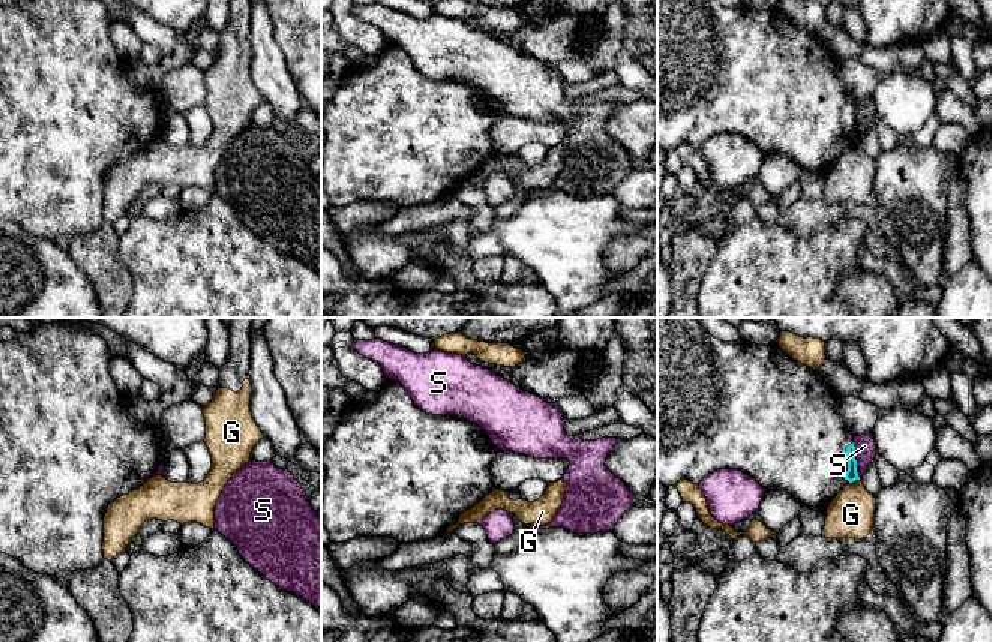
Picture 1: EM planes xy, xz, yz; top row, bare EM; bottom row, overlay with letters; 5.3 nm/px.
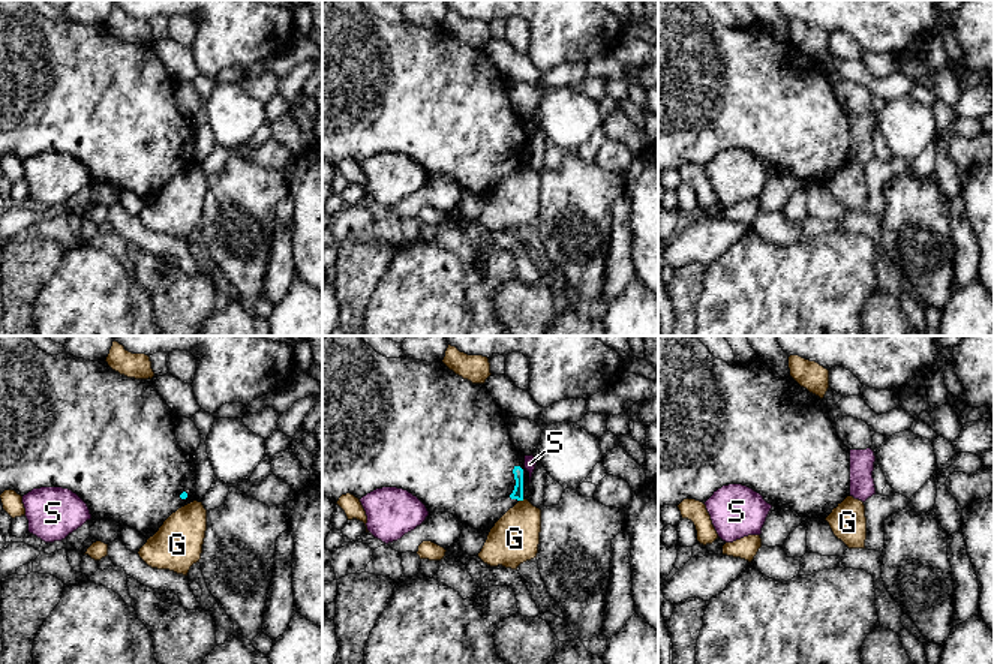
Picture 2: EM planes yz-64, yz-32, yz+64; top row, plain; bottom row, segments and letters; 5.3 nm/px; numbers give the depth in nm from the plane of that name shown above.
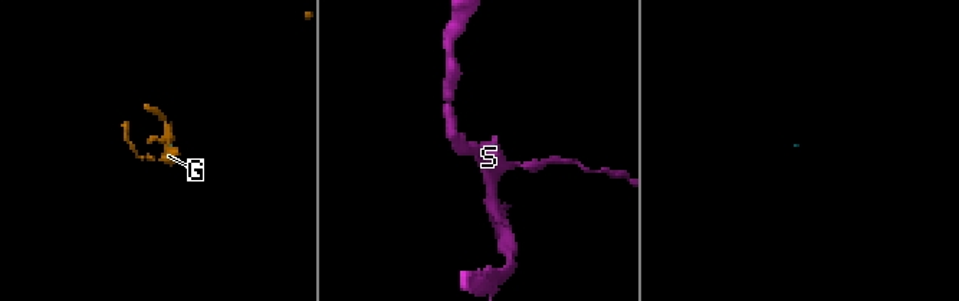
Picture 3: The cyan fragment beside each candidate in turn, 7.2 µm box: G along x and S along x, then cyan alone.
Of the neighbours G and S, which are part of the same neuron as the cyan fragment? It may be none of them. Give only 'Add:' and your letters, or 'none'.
Add: none

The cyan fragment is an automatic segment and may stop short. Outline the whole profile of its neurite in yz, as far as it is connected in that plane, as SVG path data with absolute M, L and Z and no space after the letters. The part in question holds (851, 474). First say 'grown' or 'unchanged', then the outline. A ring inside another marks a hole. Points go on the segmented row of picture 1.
grown | M657 318L657 483L675 486L686 478L699 484L717 470L738 470L755 478L767 490L785 490L807 507L828 507L830 502L849 483L860 480L857 472L854 435L840 416L840 396L837 396L813 370L780 350L779 345L756 345L744 339L723 342L714 339L696 318Z

